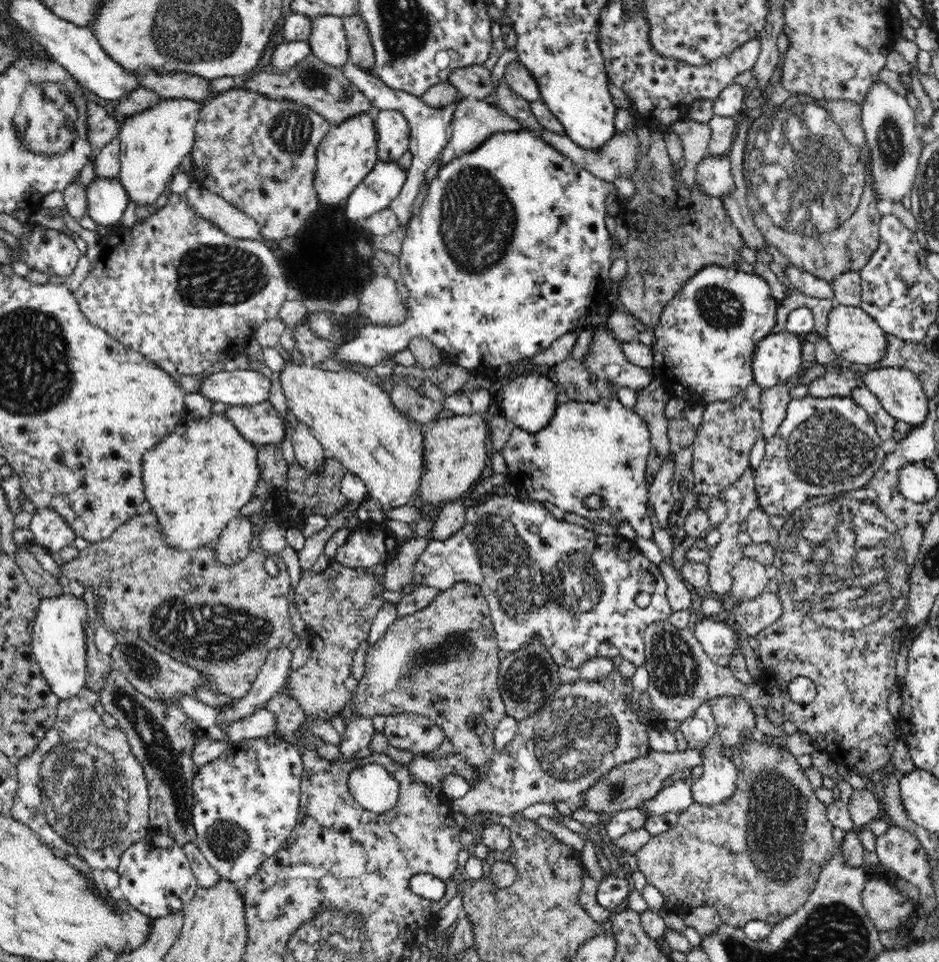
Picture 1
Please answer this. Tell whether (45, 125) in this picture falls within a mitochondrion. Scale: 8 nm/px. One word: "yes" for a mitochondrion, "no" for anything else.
yes

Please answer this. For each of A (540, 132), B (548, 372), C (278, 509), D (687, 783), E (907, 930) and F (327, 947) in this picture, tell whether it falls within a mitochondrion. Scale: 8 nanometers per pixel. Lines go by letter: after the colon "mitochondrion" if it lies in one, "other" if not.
A: other
B: other
C: other
D: other
E: other
F: mitochondrion

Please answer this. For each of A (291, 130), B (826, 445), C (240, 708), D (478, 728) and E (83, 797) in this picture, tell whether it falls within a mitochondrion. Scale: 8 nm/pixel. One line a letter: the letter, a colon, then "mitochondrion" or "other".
A: mitochondrion
B: mitochondrion
C: other
D: other
E: mitochondrion

